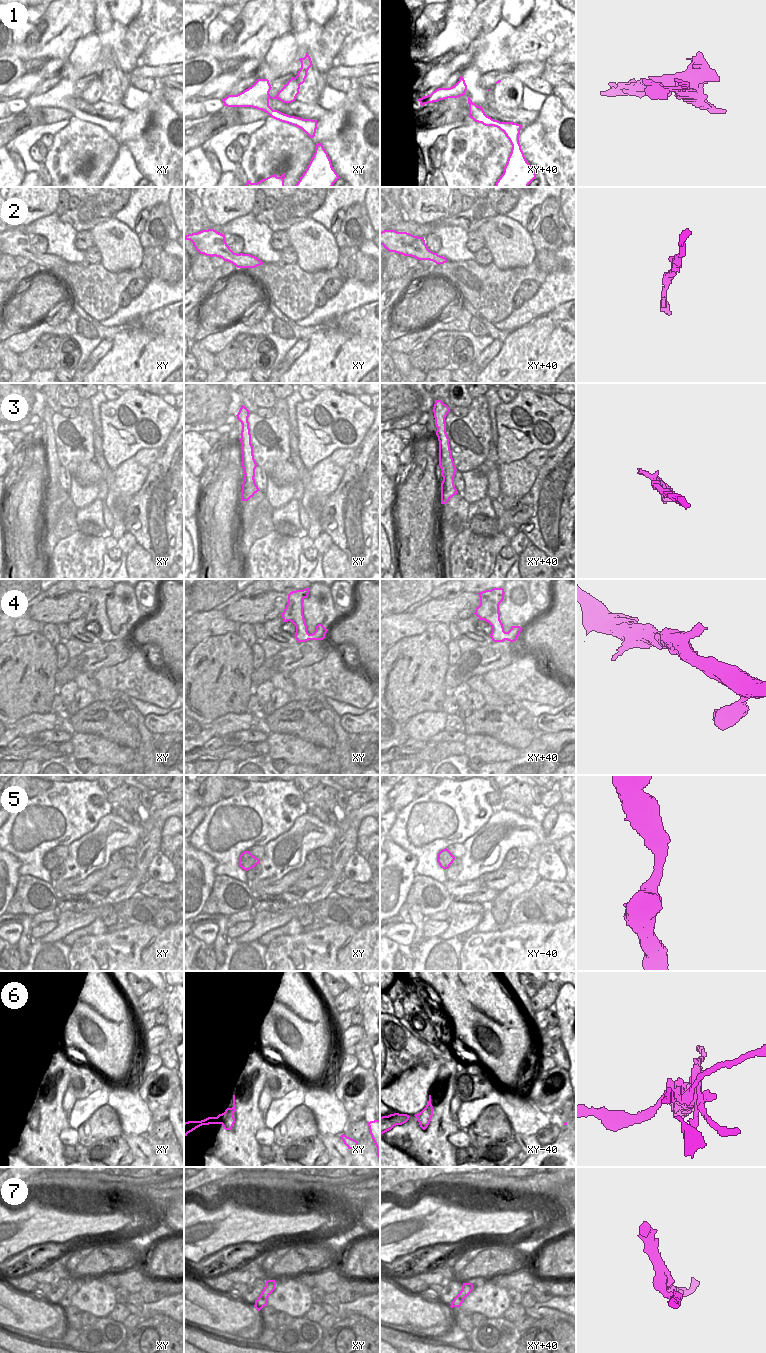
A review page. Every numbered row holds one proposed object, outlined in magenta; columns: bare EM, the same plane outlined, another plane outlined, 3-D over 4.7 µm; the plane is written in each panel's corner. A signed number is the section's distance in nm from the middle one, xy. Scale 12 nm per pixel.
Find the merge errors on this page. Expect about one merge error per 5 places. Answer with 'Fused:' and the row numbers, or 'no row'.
Fused: 6

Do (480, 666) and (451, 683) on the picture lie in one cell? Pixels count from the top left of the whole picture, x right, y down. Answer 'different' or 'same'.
same

